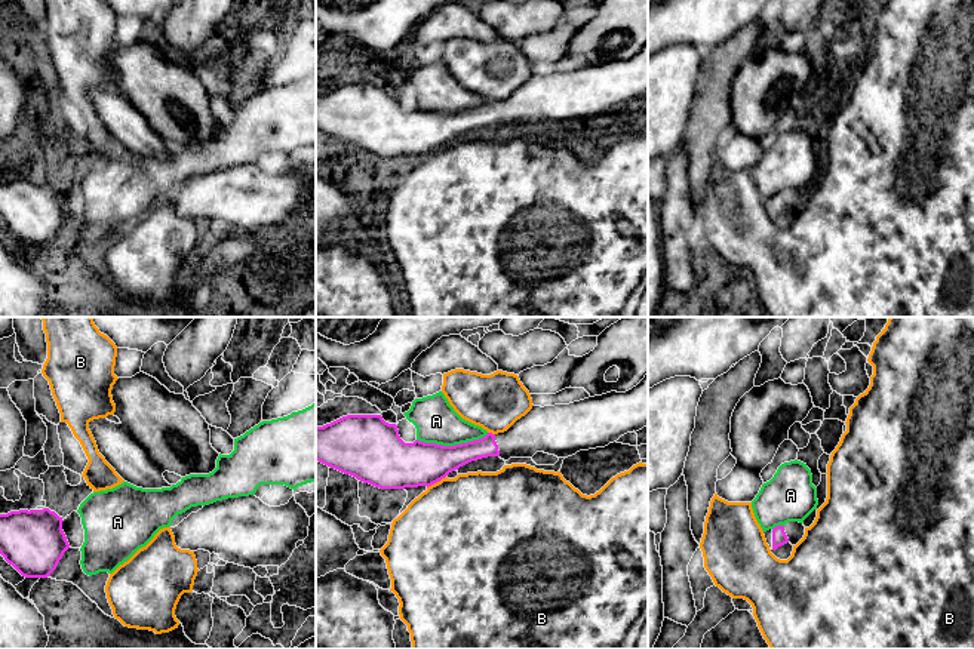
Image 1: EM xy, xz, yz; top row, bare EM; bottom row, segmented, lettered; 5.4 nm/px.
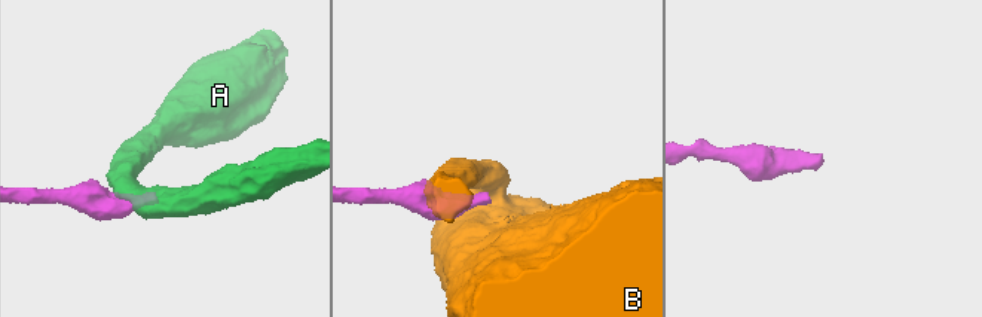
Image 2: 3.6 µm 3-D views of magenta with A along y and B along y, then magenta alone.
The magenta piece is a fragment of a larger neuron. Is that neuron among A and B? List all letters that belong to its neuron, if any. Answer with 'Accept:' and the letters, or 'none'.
Accept: none

